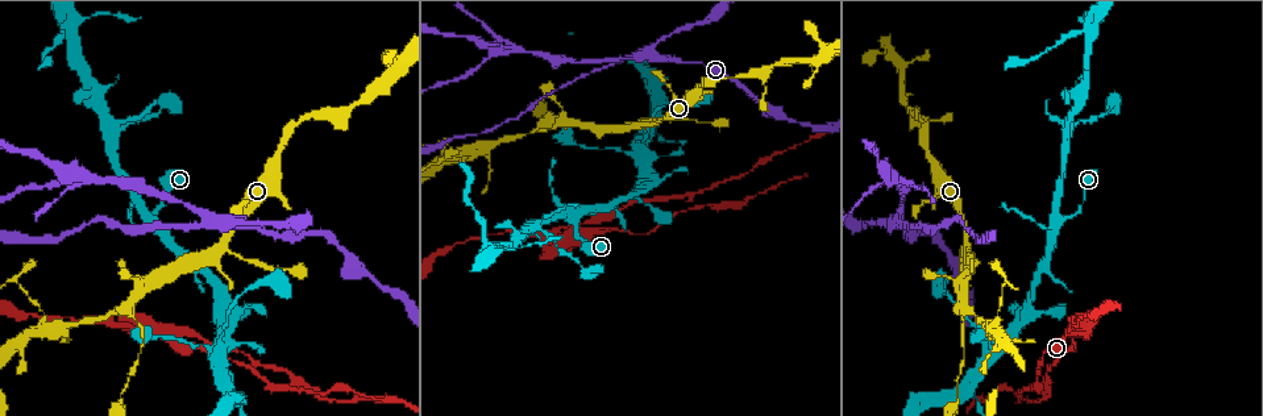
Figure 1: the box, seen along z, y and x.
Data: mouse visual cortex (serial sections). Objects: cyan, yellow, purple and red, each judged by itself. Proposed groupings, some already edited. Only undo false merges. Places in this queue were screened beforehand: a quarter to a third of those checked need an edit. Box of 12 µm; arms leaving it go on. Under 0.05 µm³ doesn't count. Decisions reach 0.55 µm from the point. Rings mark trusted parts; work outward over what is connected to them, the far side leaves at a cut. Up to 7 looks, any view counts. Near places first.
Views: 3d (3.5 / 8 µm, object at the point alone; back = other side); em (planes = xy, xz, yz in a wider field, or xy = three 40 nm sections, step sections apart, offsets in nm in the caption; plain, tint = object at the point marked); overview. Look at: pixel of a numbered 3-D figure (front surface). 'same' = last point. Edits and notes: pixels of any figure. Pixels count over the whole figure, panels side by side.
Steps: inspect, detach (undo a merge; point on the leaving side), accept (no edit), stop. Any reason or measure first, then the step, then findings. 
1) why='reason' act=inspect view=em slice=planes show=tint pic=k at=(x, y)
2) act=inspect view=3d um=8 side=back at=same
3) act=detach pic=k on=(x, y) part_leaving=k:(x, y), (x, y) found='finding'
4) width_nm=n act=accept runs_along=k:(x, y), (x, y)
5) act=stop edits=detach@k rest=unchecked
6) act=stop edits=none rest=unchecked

why='three arms meet' act=inspect view=3d um=3.5 side=back pic=1 at=(1075, 333)

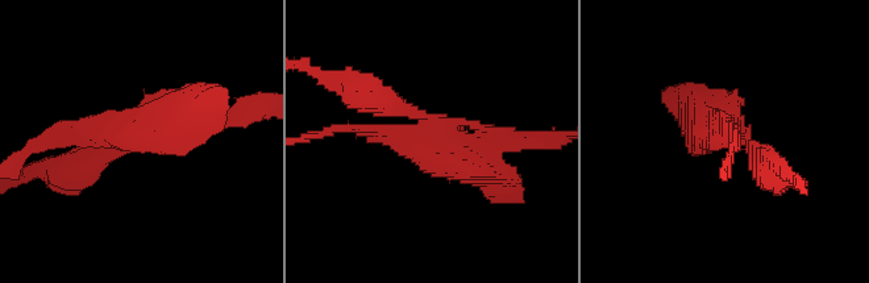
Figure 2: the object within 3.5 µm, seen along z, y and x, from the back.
arms=3 arm_widths_nm=200,300,400 act=inspect view=em slice=xy step=3 show=tint pic=2 at=(131, 133)

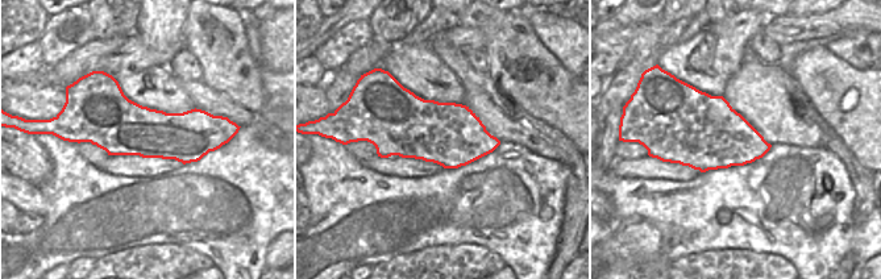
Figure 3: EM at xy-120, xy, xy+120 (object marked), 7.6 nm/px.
act=detach pic=2 on=(88, 127) found='two cells meet here'

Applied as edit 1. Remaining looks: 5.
why='redraw' act=inspect view=overview

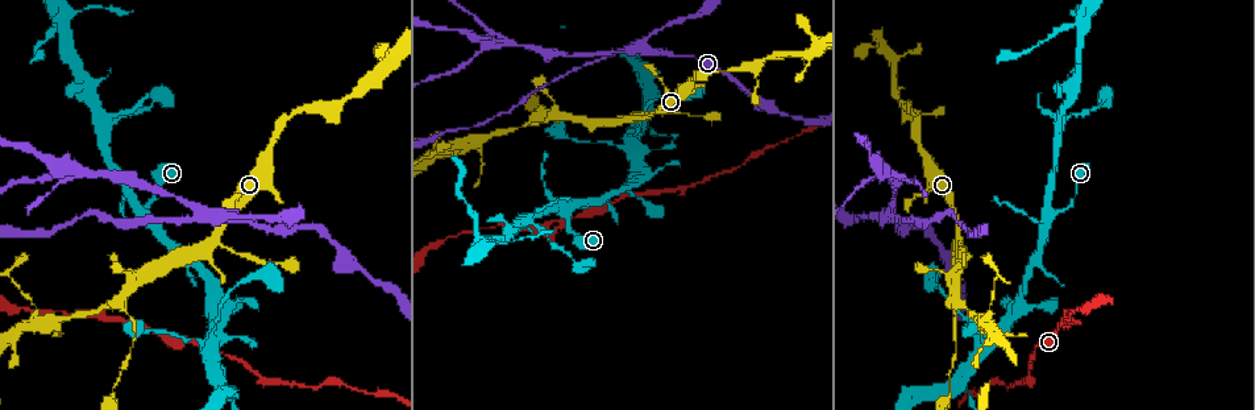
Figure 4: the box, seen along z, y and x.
why='abrupt turn' act=inspect view=3d um=3.5 side=back pic=4 at=(562, 210)

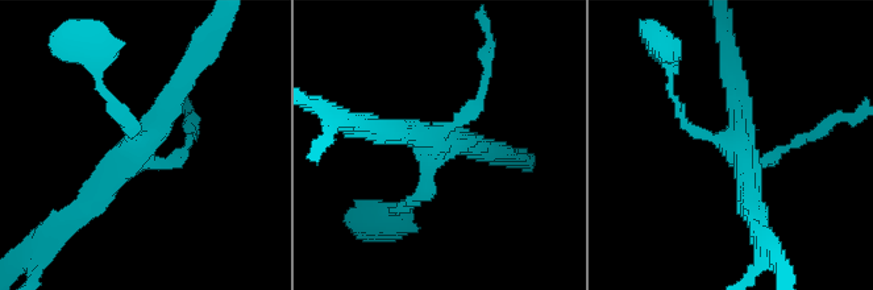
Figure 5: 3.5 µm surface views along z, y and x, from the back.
act=inspect view=em slice=planes show=tint pic=5 at=(731, 139)

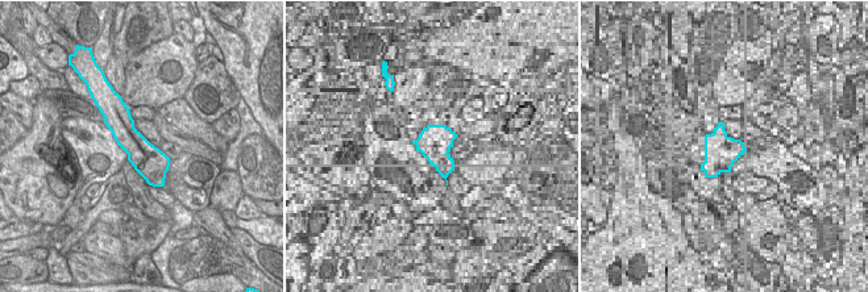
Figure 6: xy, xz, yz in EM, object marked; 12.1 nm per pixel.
act=accept runs_along=5:(673, 96), (690, 129), (740, 153), (751, 206) found='all the same cell'

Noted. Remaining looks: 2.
why='two arms in line, one across' act=inspect view=3d um=8 pic=4 at=(1059, 126)

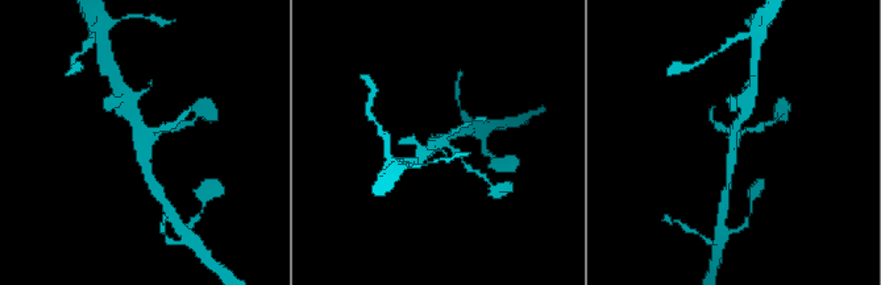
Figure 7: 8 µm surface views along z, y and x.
act=inspect view=em slice=xy step=5 show=tint pic=7 at=(440, 139)

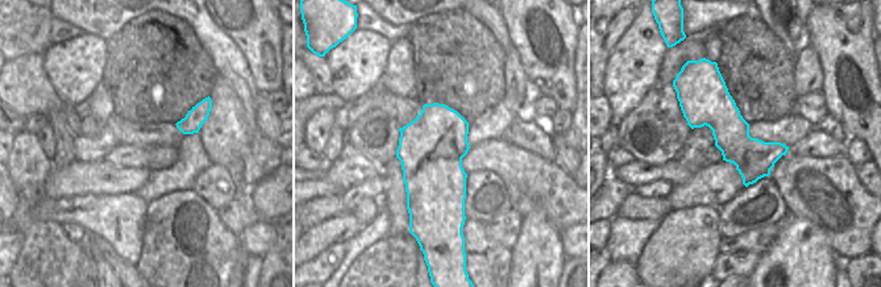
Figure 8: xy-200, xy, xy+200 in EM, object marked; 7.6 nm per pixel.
act=accept runs_along=7:(152, 180), (145, 133), (131, 111) found='one cell here'

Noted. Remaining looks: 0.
act=stop edits=detach@2 rest=unchecked

